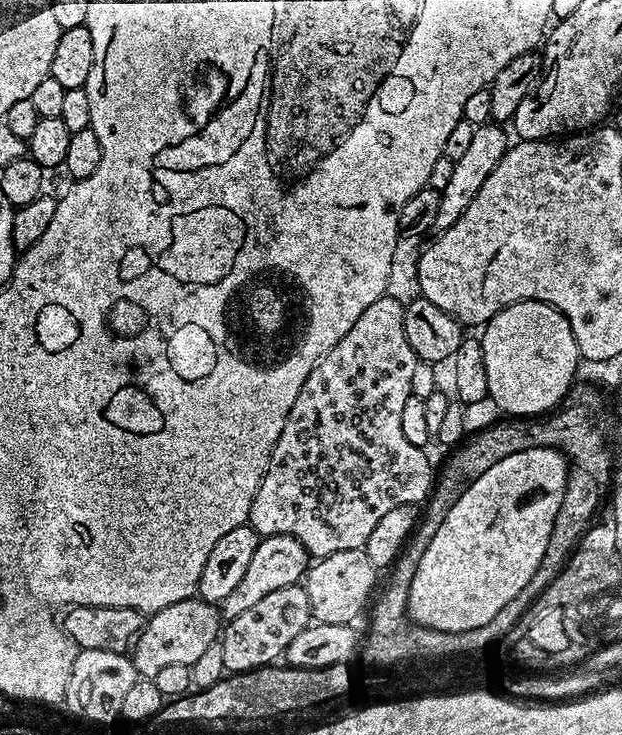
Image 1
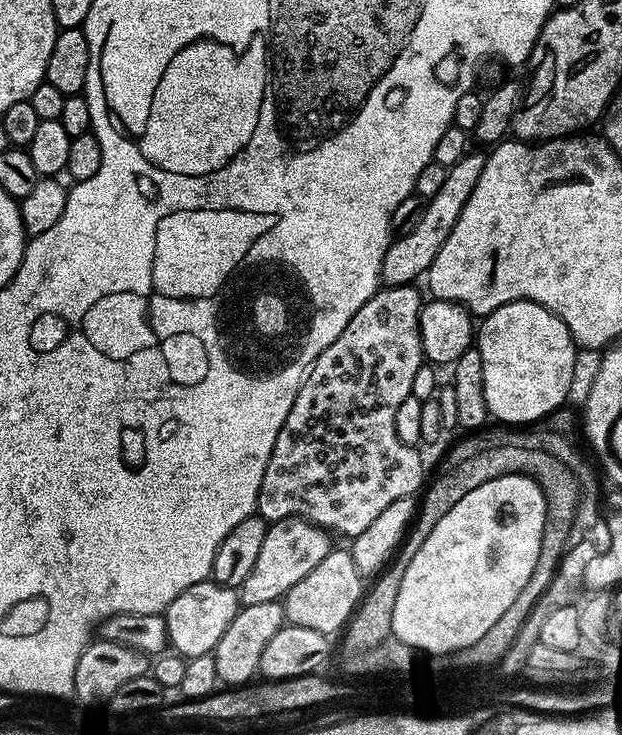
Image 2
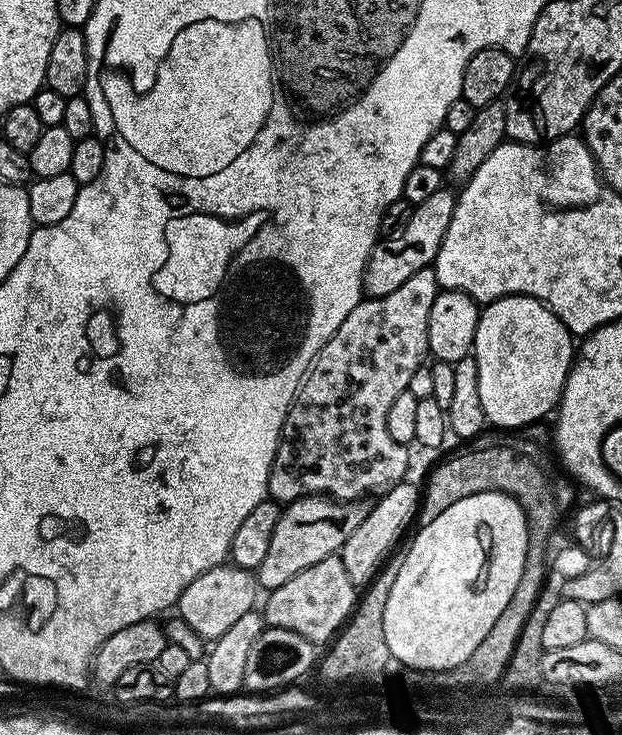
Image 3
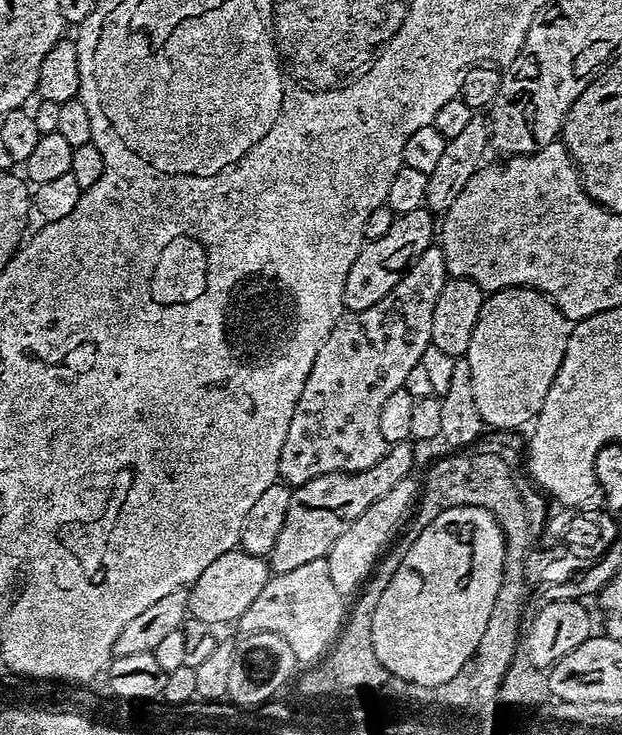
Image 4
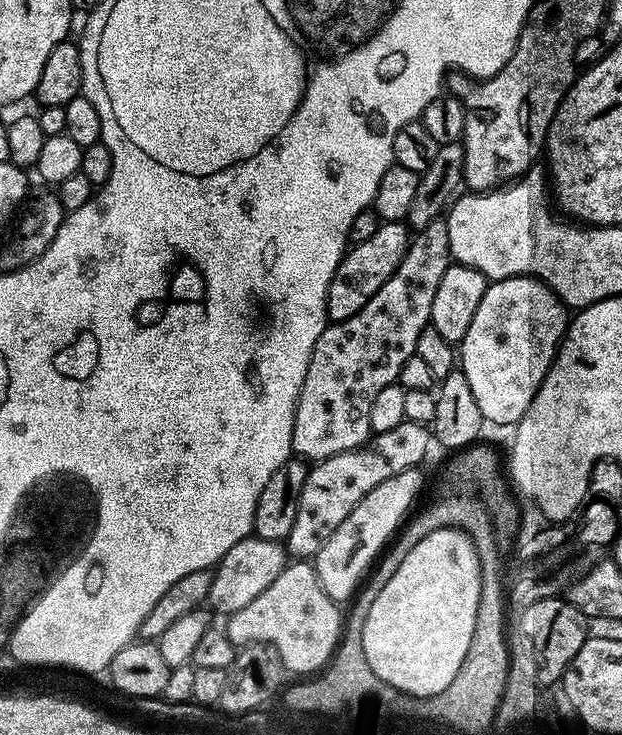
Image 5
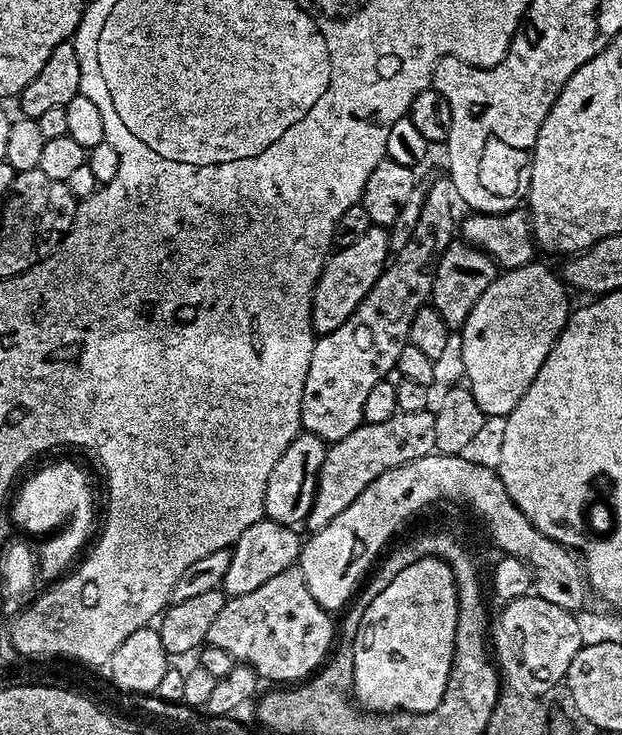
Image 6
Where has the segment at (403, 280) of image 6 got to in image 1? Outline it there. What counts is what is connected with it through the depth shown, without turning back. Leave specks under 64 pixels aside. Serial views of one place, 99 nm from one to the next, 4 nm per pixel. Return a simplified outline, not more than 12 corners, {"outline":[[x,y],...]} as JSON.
{"outline":[[385,294],[302,382],[248,523],[363,548],[434,487]]}

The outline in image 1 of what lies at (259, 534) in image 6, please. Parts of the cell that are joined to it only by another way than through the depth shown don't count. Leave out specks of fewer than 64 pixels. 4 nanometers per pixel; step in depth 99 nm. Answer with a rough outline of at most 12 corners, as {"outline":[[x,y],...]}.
{"outline":[[185,598],[155,609],[134,641],[139,675],[198,662],[221,609]]}

